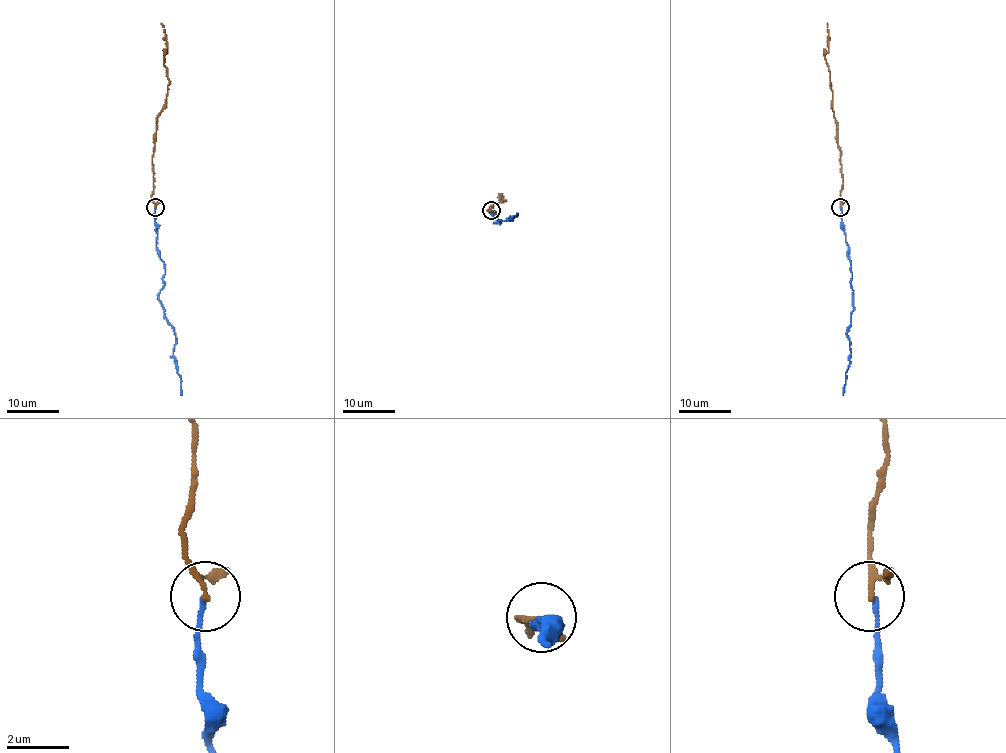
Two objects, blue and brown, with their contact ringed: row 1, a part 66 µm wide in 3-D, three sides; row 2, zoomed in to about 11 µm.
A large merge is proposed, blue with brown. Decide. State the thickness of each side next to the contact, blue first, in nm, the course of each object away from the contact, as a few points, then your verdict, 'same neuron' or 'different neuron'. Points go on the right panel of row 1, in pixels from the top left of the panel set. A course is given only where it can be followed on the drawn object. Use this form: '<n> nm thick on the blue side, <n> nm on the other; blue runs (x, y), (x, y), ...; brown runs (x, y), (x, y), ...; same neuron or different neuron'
140 nm thick on the blue side, 140 nm on the other; blue runs (840, 207), (853, 291), (853, 309), (847, 331), (850, 357), (843, 395); brown runs (840, 207), (843, 184), (830, 71), (825, 58), (828, 50), (827, 23); same neuron

